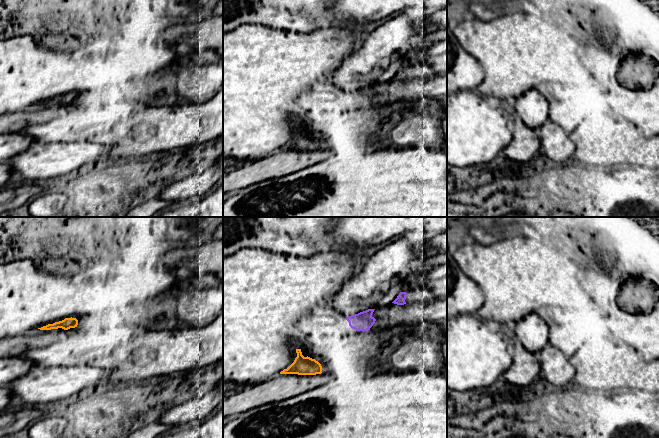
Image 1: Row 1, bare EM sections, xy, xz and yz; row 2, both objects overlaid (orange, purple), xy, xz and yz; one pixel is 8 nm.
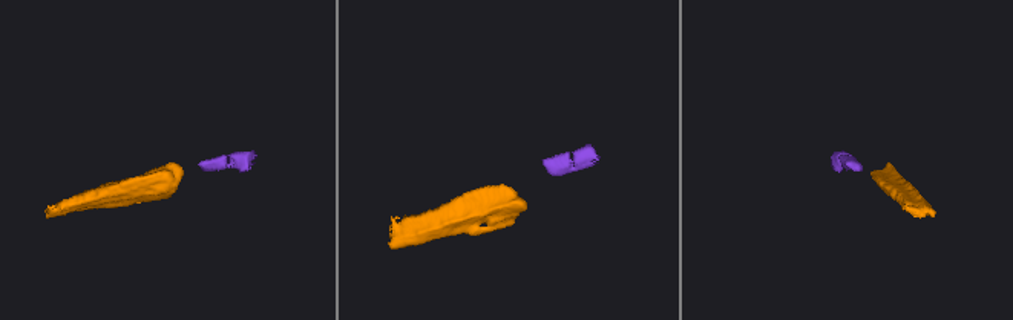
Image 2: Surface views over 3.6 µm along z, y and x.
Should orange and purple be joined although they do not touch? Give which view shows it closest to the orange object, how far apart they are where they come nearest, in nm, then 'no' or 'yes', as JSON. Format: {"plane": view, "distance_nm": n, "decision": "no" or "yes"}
{"plane": "xz", "distance_nm": 380, "decision": "no"}

